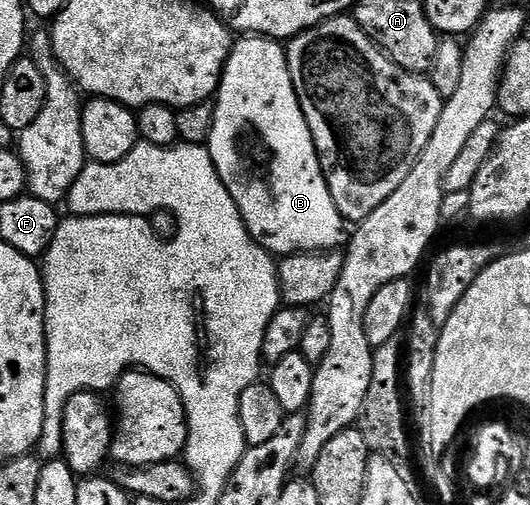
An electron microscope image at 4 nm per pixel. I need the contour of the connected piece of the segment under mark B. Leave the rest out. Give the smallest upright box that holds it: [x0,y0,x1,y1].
[209,36,345,255]

